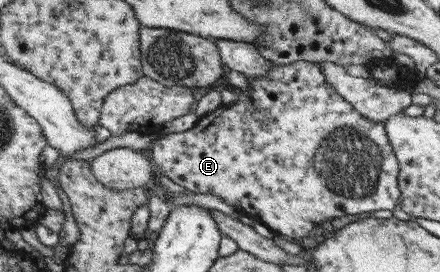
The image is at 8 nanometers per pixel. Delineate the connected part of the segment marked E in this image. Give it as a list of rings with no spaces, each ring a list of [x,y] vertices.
[[[270,62],[270,71],[264,79],[249,79],[250,87],[247,90],[237,89],[238,99],[231,104],[220,105],[217,111],[205,114],[198,119],[196,125],[185,132],[168,134],[156,138],[151,146],[152,162],[157,172],[163,173],[174,183],[184,187],[194,195],[200,197],[205,194],[217,195],[232,205],[239,215],[245,215],[259,221],[271,230],[286,238],[296,239],[307,237],[319,223],[325,224],[333,218],[345,215],[364,215],[365,213],[386,209],[391,211],[399,203],[397,177],[399,167],[396,156],[388,141],[383,123],[373,122],[362,117],[354,108],[345,102],[324,80],[324,75],[318,64],[312,62],[292,62],[288,65],[279,65]]]

